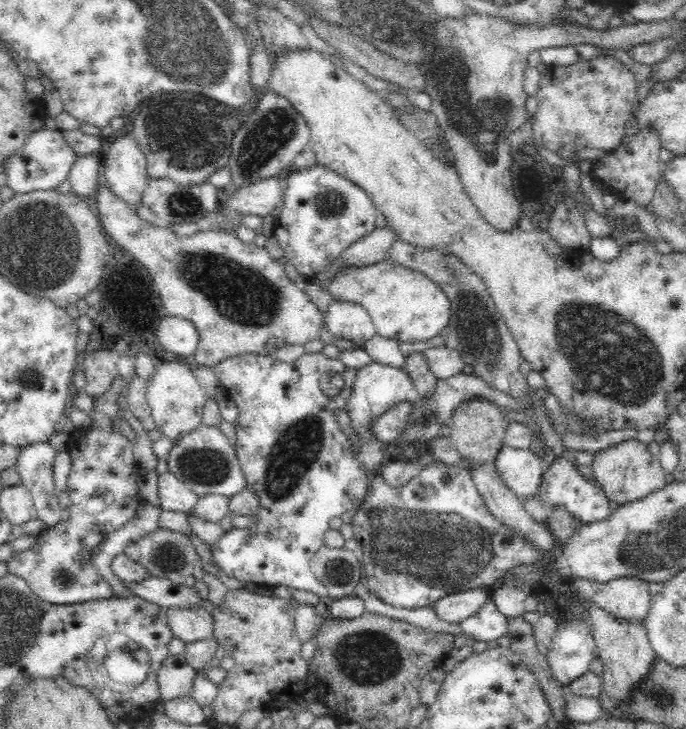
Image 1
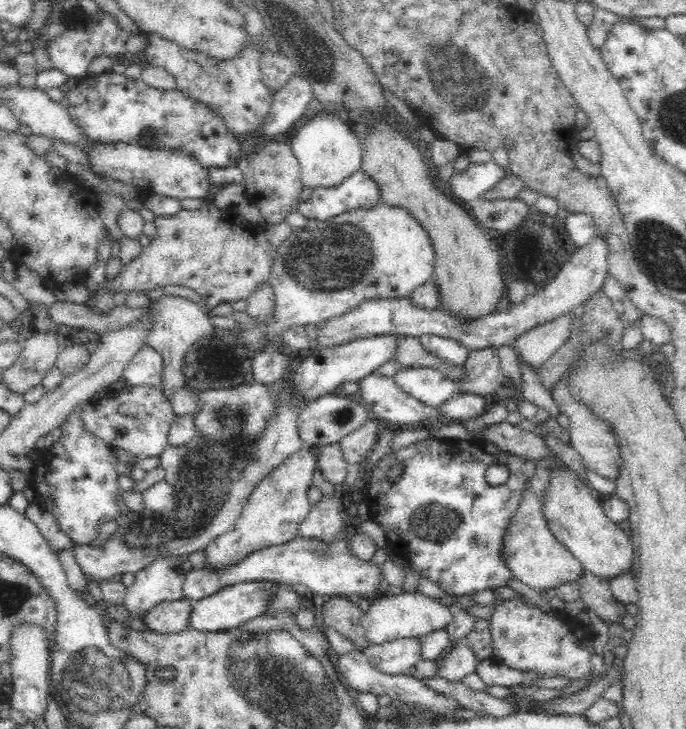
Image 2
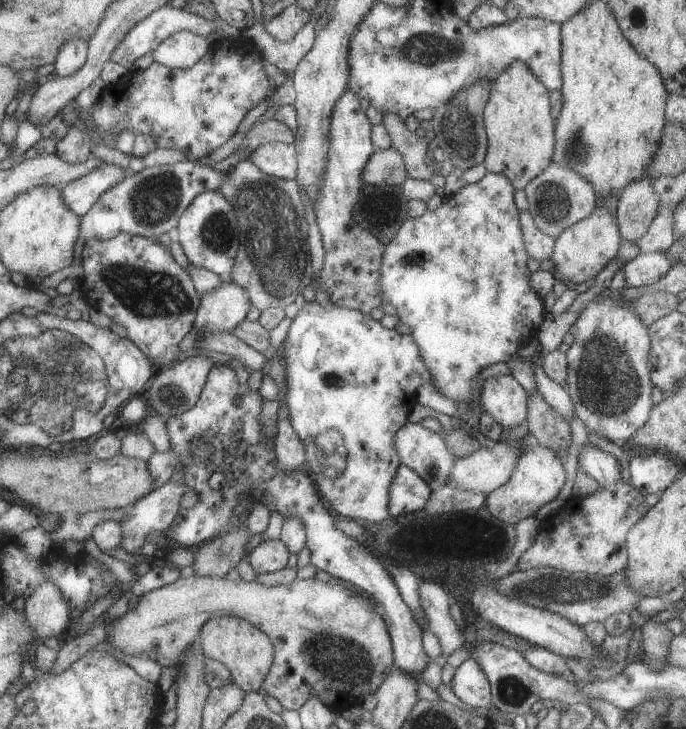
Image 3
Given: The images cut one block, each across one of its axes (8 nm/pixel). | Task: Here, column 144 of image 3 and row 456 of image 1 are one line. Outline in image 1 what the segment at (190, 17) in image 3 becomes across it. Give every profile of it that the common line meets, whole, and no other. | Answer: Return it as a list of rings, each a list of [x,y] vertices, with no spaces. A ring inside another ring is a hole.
[[[50,441],[21,447],[15,467],[21,484],[31,493],[35,517],[49,527],[58,524],[66,511],[58,503],[59,492],[54,485],[53,462],[56,451]]]

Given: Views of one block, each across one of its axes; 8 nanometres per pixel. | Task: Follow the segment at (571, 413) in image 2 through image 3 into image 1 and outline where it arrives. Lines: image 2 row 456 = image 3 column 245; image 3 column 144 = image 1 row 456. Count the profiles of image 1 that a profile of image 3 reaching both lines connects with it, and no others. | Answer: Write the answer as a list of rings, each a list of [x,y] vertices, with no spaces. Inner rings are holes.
[[[638,439],[622,441],[595,453],[592,468],[594,479],[614,506],[638,501],[667,486],[667,474],[664,473],[659,457],[652,455],[648,445]]]

